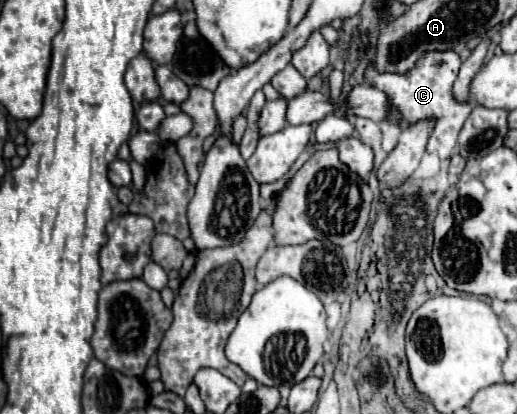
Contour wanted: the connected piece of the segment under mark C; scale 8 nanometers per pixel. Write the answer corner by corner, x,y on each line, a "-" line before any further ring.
452,49
430,51
430,53
422,53
408,73
378,71
376,65
370,63
364,77
366,77
368,85
372,85
388,95
388,107
390,107
390,113
386,117
388,125
408,127
408,125
416,125
418,121
434,121
434,129
430,131
426,151
432,155
438,155
440,159
448,159
456,151
460,127
464,125
464,119
472,111
470,103
456,101
452,95
452,85
458,77
460,65
462,65
462,59

